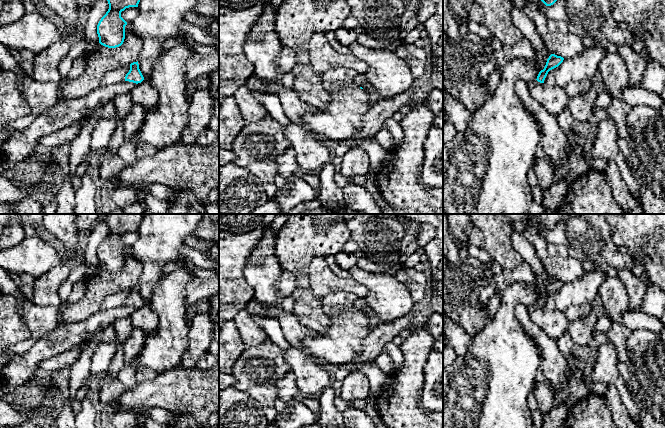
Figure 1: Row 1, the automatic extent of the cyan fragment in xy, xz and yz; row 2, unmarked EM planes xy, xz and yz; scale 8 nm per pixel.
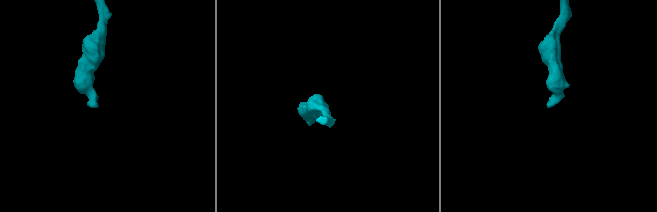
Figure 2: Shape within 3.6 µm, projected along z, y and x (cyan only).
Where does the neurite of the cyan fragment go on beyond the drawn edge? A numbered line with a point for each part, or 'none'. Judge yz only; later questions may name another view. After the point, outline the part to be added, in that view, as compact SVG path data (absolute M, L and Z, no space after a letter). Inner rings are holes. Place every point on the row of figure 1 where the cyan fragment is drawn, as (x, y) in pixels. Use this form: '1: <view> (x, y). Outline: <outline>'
1: yz (553, 99). Outline: M537 80L528 84L531 97L540 104L549 114L557 115L568 107L570 97L564 88L557 86L546 86Z

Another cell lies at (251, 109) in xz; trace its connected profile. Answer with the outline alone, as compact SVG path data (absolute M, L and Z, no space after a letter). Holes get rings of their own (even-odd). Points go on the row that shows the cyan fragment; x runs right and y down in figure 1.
M242 86L234 93L234 98L242 117L246 122L259 121L268 112L262 102L253 96L253 91Z

